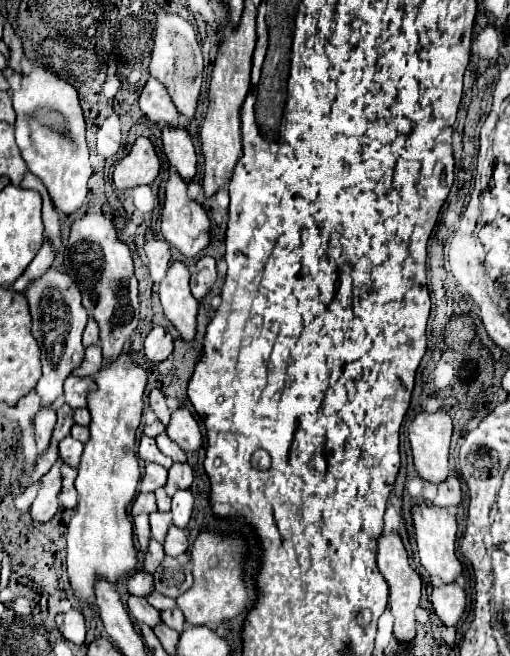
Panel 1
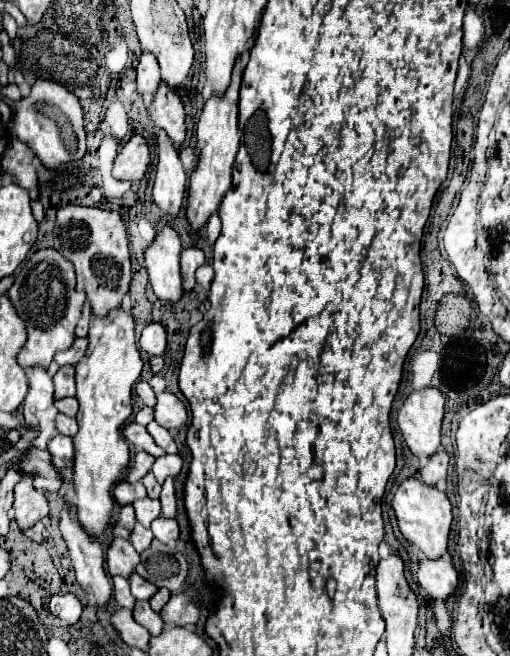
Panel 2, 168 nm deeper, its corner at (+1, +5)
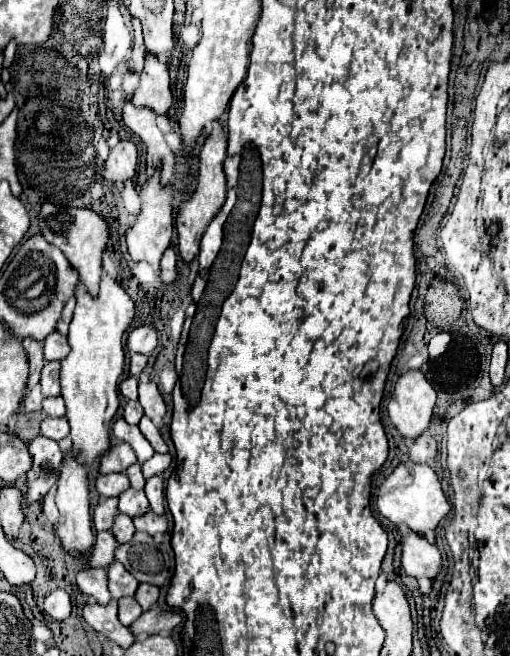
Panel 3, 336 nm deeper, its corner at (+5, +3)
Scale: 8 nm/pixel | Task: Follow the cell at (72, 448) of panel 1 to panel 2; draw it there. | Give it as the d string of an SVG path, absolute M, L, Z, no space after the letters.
M57 434L53 440L49 440L49 452L53 456L53 464L61 470L67 462L73 460L73 438Z

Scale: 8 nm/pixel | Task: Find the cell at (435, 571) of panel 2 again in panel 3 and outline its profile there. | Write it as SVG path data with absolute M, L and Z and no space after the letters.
M407 530L401 540L403 556L401 566L409 576L427 576L433 580L441 568L441 552L435 544L431 544L423 534L415 534L413 530Z

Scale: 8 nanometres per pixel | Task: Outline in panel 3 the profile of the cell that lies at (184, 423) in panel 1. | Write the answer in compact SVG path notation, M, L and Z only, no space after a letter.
M139 382L139 404L143 406L145 416L149 416L155 424L161 424L167 406L155 382Z

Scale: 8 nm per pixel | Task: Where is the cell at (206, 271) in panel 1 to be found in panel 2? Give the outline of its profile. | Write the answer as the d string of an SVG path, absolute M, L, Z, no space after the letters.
M187 248L181 252L181 272L183 272L183 288L191 292L195 286L195 270L205 264L205 252L199 248Z

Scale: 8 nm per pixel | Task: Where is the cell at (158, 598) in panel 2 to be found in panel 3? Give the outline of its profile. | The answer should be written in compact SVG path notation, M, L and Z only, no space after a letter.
M139 584L139 588L137 588L133 598L141 604L143 610L149 610L157 602L157 598L159 598L159 588L151 586L151 584Z

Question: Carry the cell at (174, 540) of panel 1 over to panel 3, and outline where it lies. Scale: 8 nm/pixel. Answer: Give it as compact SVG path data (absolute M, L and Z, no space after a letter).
M151 510L145 512L145 514L141 514L141 516L137 516L137 518L133 518L133 524L135 524L137 530L145 530L151 536L153 534L163 534L167 530L167 518L165 518L165 514L157 516Z

